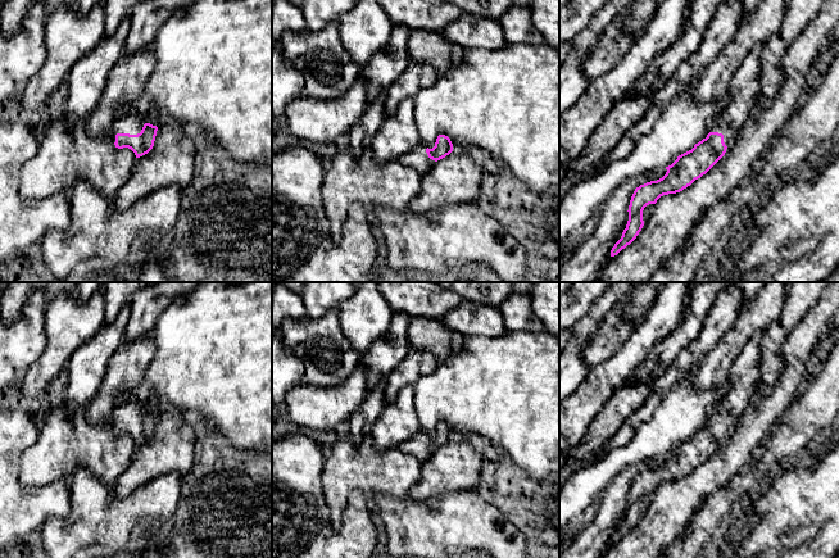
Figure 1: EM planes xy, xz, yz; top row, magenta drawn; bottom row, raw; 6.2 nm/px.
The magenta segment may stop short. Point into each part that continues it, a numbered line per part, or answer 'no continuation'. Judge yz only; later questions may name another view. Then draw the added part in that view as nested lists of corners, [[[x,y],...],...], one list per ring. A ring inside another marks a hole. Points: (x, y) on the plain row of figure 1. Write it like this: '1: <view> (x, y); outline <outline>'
1: yz (744, 373); outline [[[757,332],[733,363],[727,375],[727,391],[709,418],[722,421],[726,434],[735,428],[739,417],[747,409],[750,395],[759,381],[762,337],[763,332]]]

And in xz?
1: xz (417, 445); outline [[[421,431],[418,435],[400,443],[398,445],[398,449],[404,454],[416,457],[421,463],[425,463],[436,450],[428,445],[426,436],[427,435]]]

